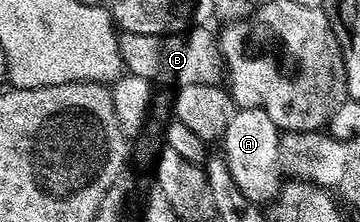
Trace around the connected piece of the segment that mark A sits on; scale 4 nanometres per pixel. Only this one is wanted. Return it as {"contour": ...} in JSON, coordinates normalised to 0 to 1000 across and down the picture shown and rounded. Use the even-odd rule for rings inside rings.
{"contour":[[[658,491],[639,541],[639,577],[628,577],[617,626],[617,707],[636,748],[653,829],[692,910],[733,919],[775,878],[783,833],[778,608],[781,590],[769,586],[761,541],[750,541],[733,495]]]}

